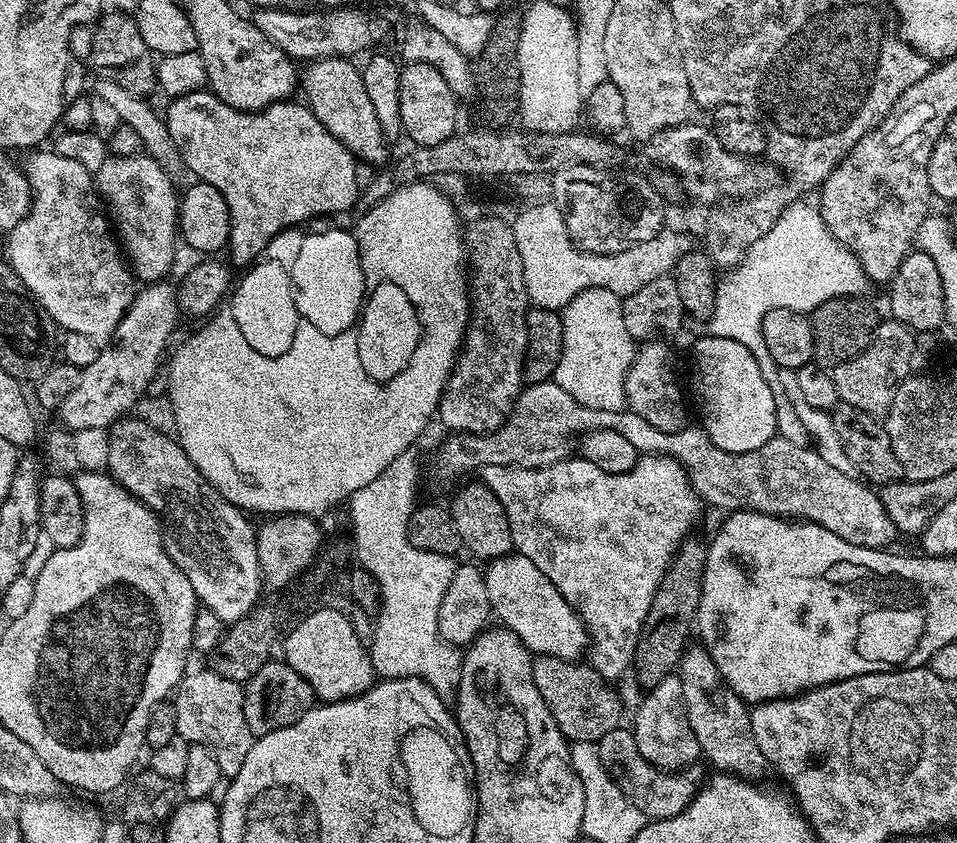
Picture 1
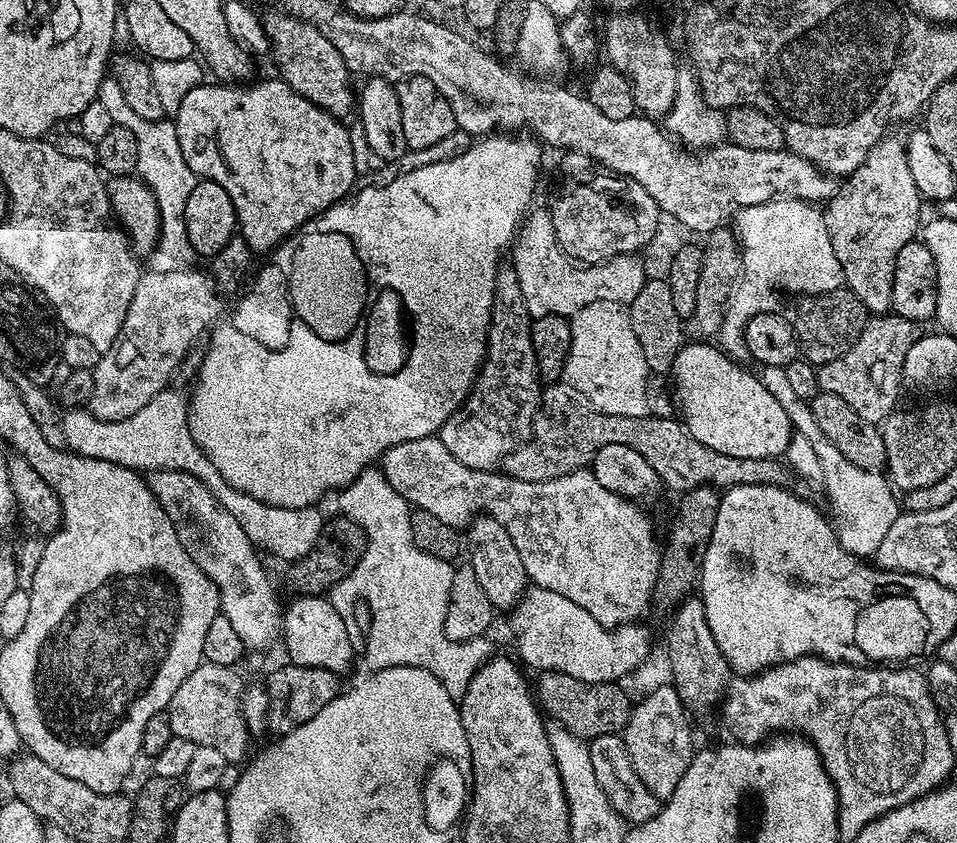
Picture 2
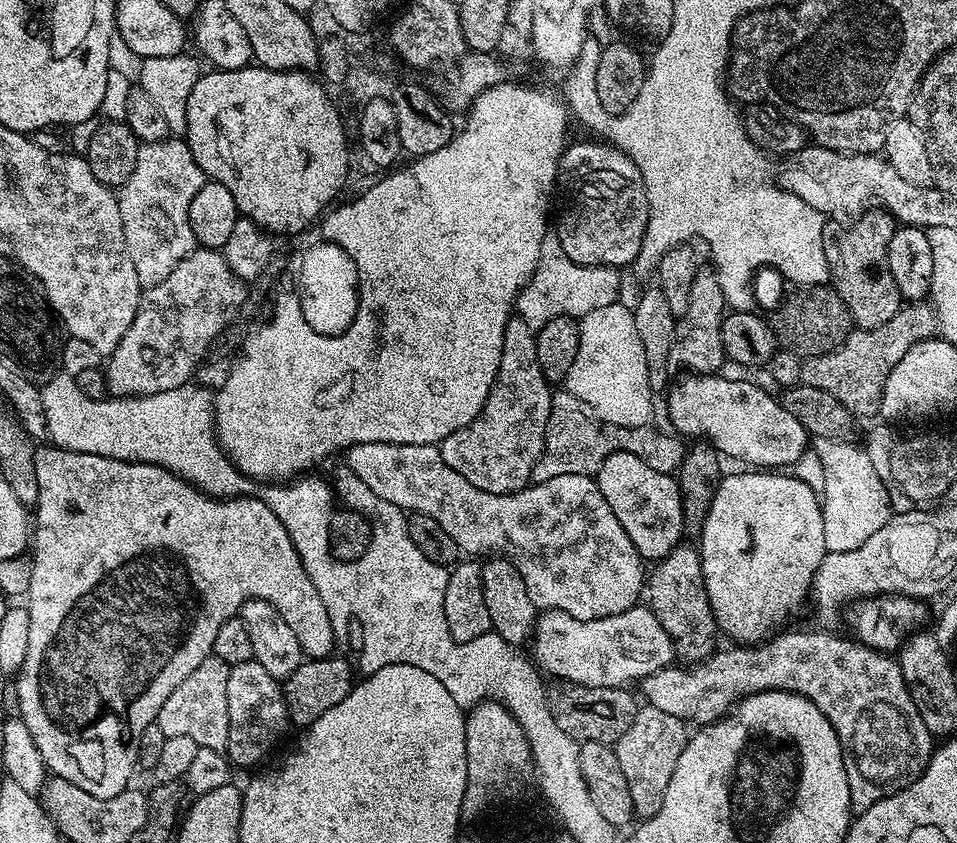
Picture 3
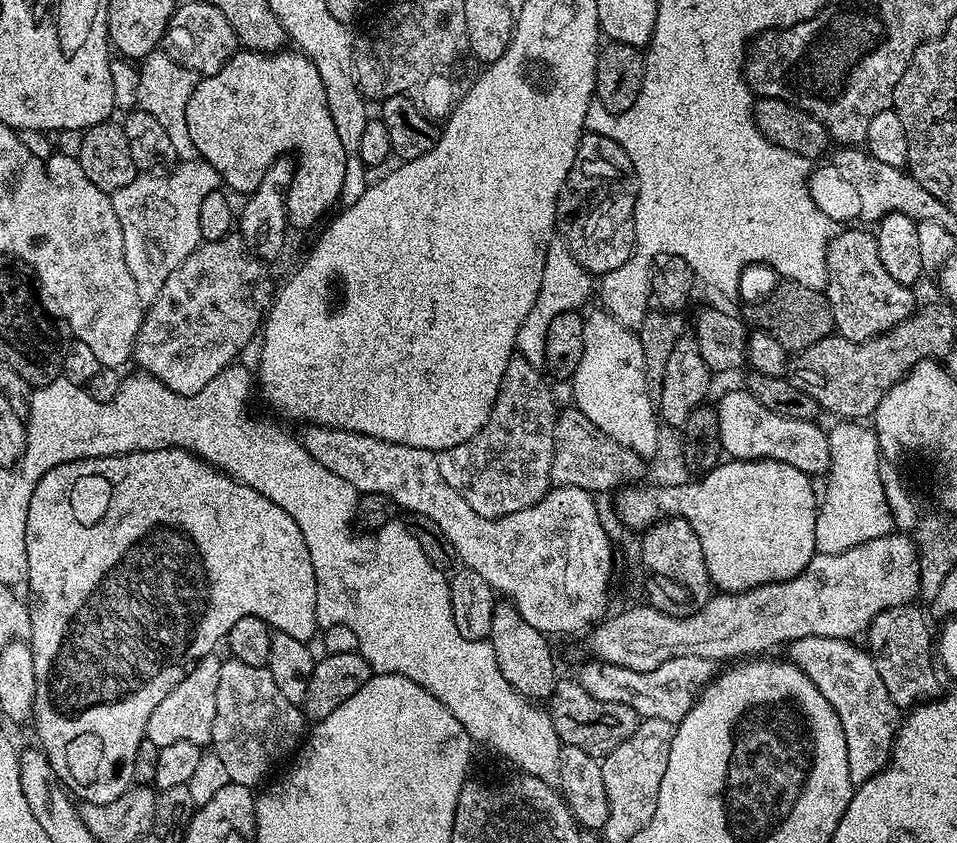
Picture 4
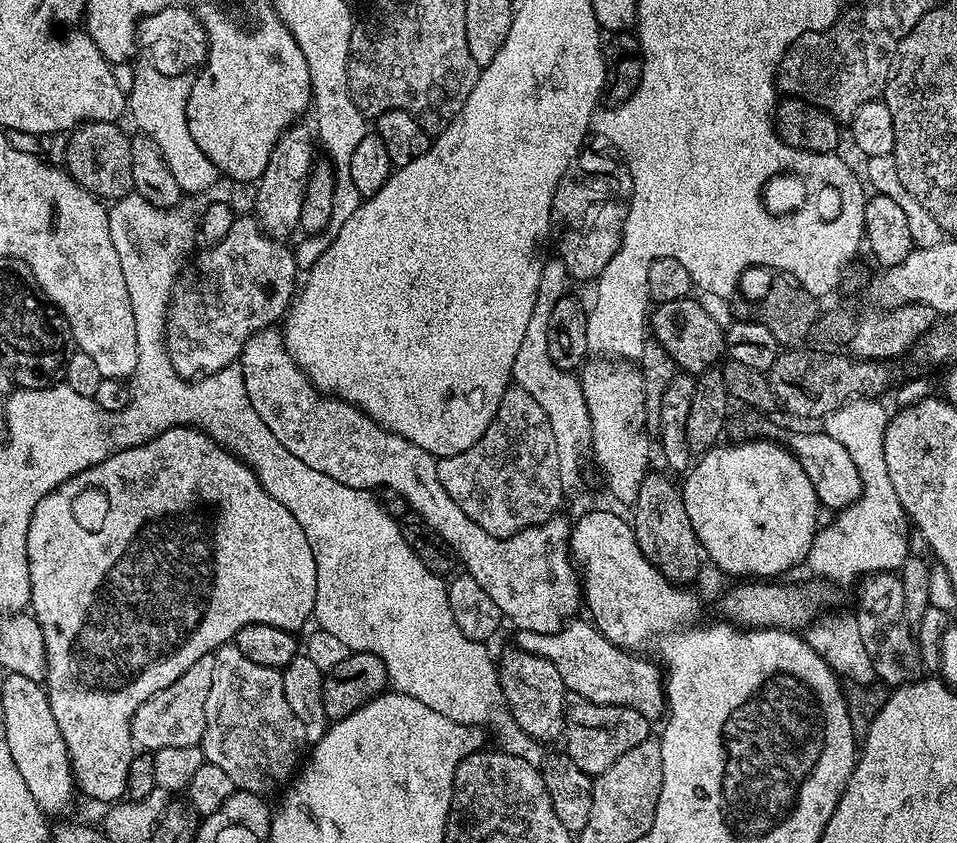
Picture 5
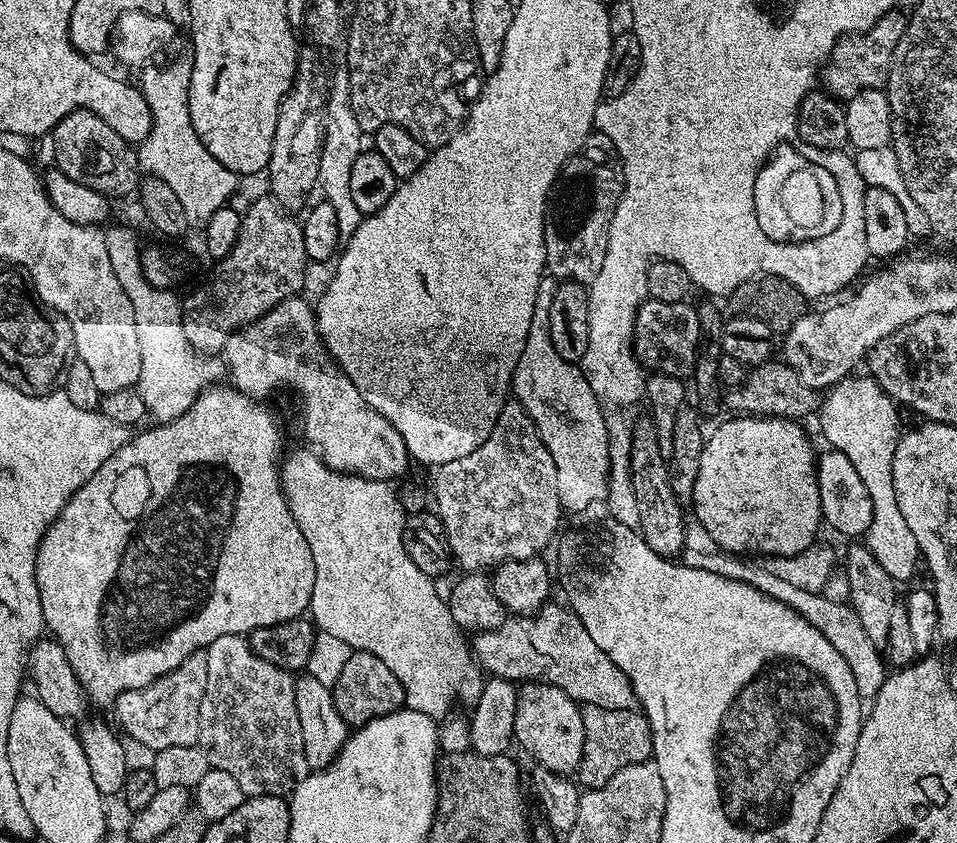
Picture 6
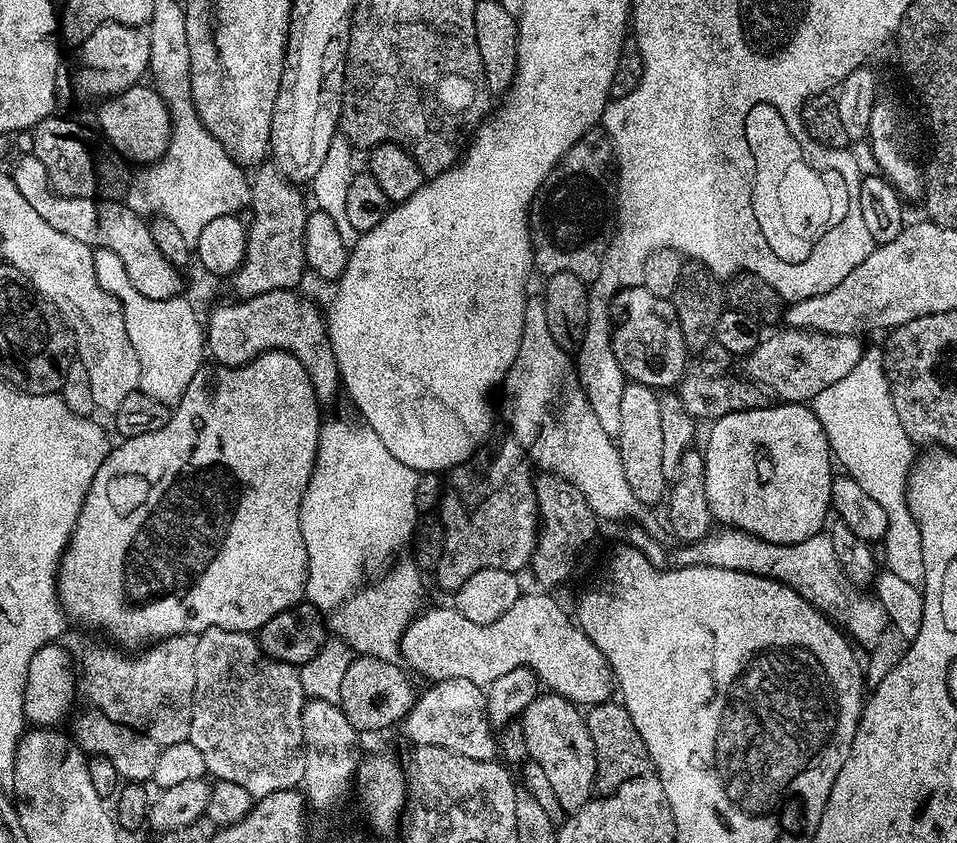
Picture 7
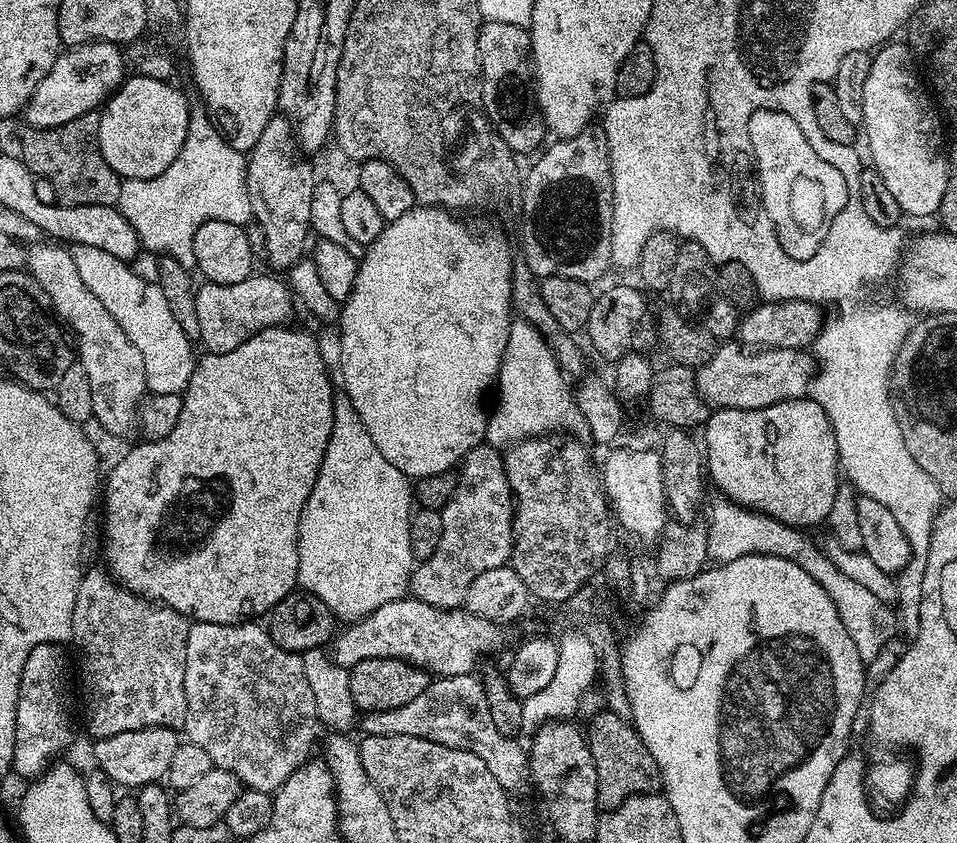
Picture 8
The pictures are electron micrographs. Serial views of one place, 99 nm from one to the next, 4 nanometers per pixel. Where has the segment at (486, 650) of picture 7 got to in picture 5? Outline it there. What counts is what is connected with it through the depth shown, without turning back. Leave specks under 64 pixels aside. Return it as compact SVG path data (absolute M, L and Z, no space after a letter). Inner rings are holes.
M573 619L550 634L520 632L518 647L550 661L558 674L562 674L562 682L568 692L576 692L590 702L626 706L630 710L638 710L638 714L650 722L659 721L666 712L666 680L661 669L655 663L652 665L650 661L643 660L640 657L643 655L619 648L604 637L595 624L580 619Z

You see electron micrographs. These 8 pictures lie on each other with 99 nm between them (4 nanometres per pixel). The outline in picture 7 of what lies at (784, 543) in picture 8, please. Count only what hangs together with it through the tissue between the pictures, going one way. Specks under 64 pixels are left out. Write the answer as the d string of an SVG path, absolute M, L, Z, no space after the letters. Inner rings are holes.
M716 526L701 540L684 542L679 547L677 552L669 551L668 567L714 566L718 570L742 570L771 580L781 580L839 625L861 649L864 647L864 650L870 650L874 642L882 638L882 630L890 626L887 612L875 595L868 593L867 596L864 593L867 591L850 582L850 578L842 570L838 554L834 554L834 542L830 542L827 531L814 534L814 538L806 538L806 542L779 544L766 542L737 528Z

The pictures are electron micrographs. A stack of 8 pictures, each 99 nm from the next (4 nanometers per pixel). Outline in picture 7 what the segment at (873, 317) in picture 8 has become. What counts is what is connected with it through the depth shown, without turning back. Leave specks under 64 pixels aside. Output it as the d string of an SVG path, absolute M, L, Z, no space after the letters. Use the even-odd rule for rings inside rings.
M869 347L854 370L846 374L846 378L834 382L834 386L826 386L826 390L812 397L810 407L818 422L822 422L822 430L826 430L835 463L839 467L841 464L846 475L854 478L854 482L858 482L858 486L862 486L862 490L866 490L866 494L870 494L870 498L874 498L874 502L886 510L888 529L882 541L882 560L883 563L885 560L886 568L898 574L903 581L923 585L922 534L918 530L918 522L912 518L912 512L908 509L908 474L914 463L914 445L906 430L902 430L902 422L898 422L898 410L894 410L888 375L884 373L883 351L879 347Z

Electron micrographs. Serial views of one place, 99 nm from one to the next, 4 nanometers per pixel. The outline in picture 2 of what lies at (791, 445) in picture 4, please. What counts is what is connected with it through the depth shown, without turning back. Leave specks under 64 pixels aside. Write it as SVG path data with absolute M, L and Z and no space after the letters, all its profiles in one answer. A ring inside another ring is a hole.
M688 342L681 346L674 358L670 373L672 384L676 387L676 404L680 407L680 413L678 413L679 419L682 421L686 431L694 438L698 438L698 442L702 442L702 446L710 446L710 450L718 450L718 454L726 454L730 458L754 458L755 460L774 460L783 457L794 433L790 418L782 410L781 403L770 394L770 391L763 384L761 377L756 372L747 372L744 368L747 367L738 366L737 361L733 360L723 348L717 346L715 343Z

